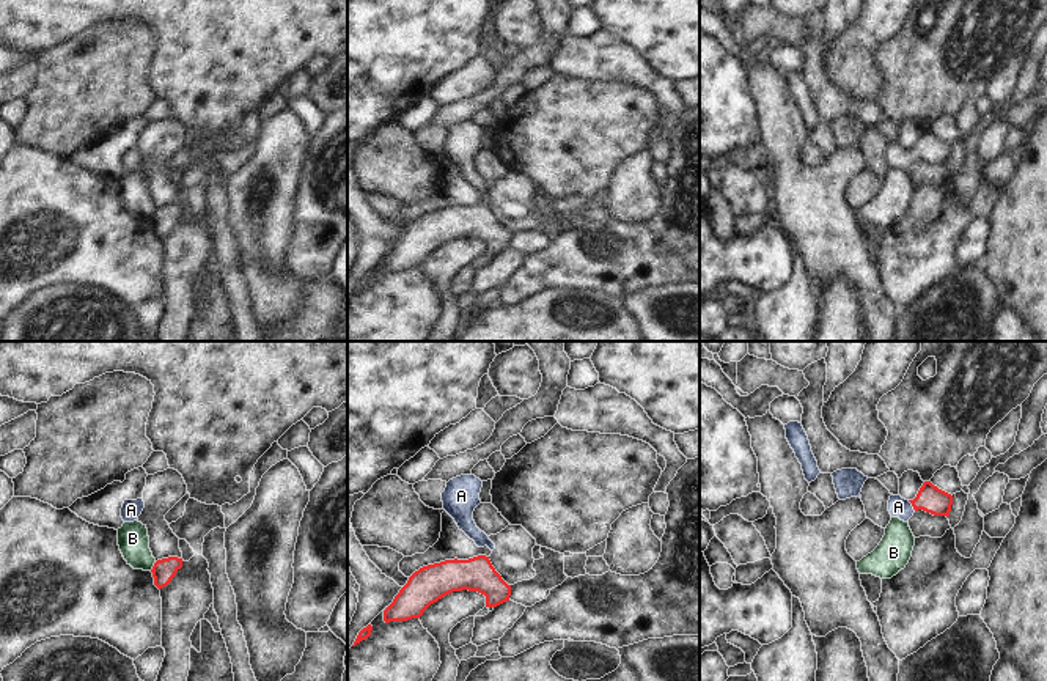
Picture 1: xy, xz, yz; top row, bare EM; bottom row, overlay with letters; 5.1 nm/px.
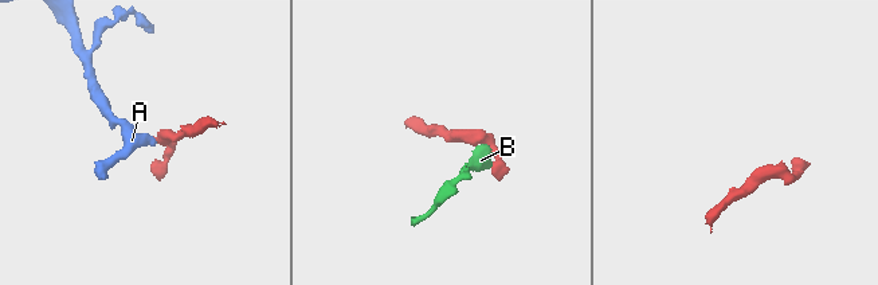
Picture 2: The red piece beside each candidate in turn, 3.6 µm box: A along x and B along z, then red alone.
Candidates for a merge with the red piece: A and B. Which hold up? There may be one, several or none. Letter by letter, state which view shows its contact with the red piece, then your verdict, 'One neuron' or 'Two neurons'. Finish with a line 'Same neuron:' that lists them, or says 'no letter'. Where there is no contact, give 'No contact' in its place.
A: Touches red in yz. One neuron
B: Touches red in xy. Two neurons
Same neuron: A

